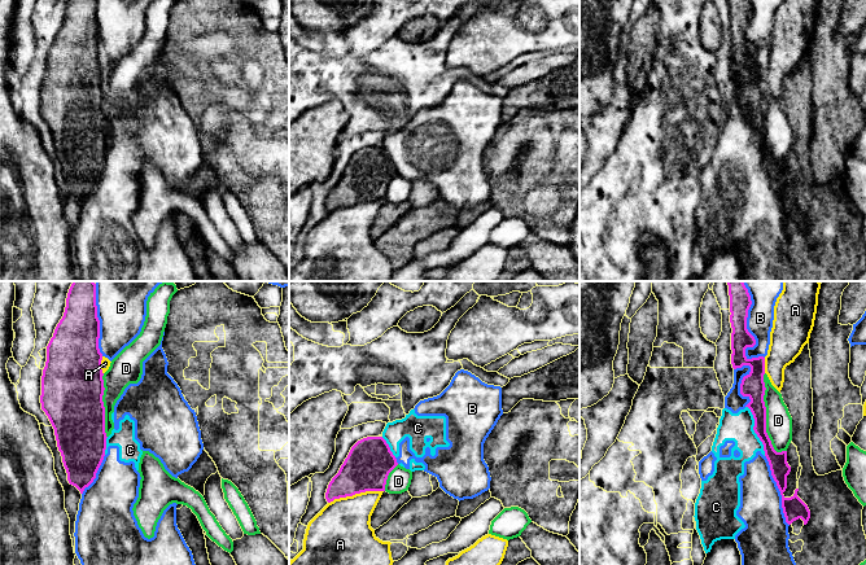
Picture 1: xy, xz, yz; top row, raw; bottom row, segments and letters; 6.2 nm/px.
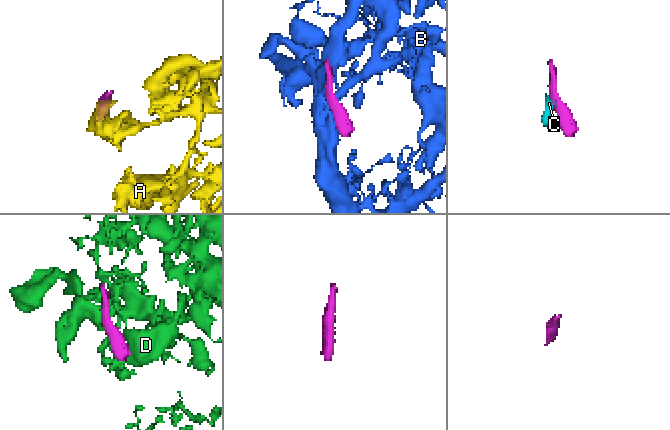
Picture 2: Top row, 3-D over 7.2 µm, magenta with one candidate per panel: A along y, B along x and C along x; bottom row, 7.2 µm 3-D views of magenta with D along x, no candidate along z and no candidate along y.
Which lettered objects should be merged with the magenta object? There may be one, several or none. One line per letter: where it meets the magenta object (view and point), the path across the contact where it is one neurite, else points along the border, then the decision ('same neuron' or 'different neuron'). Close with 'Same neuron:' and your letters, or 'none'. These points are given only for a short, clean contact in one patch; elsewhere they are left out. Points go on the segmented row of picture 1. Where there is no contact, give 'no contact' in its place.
A: contact xz (355, 493); different neuron
B: contact yz (747, 329); different neuron
C: contact yz (753, 429); border yz (746, 406), (752, 415), (753, 432), (761, 442), (765, 455); different neuron
D: contact yz (765, 415); different neuron
Same neuron: none

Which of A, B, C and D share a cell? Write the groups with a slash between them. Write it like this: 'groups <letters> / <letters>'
groups A / B C / D

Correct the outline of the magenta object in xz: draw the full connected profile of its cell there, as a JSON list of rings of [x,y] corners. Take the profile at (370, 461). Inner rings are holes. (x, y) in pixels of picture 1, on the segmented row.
[[[382,437],[363,438],[351,447],[329,482],[325,499],[331,503],[366,491],[385,491],[388,476],[397,465],[397,459]]]

